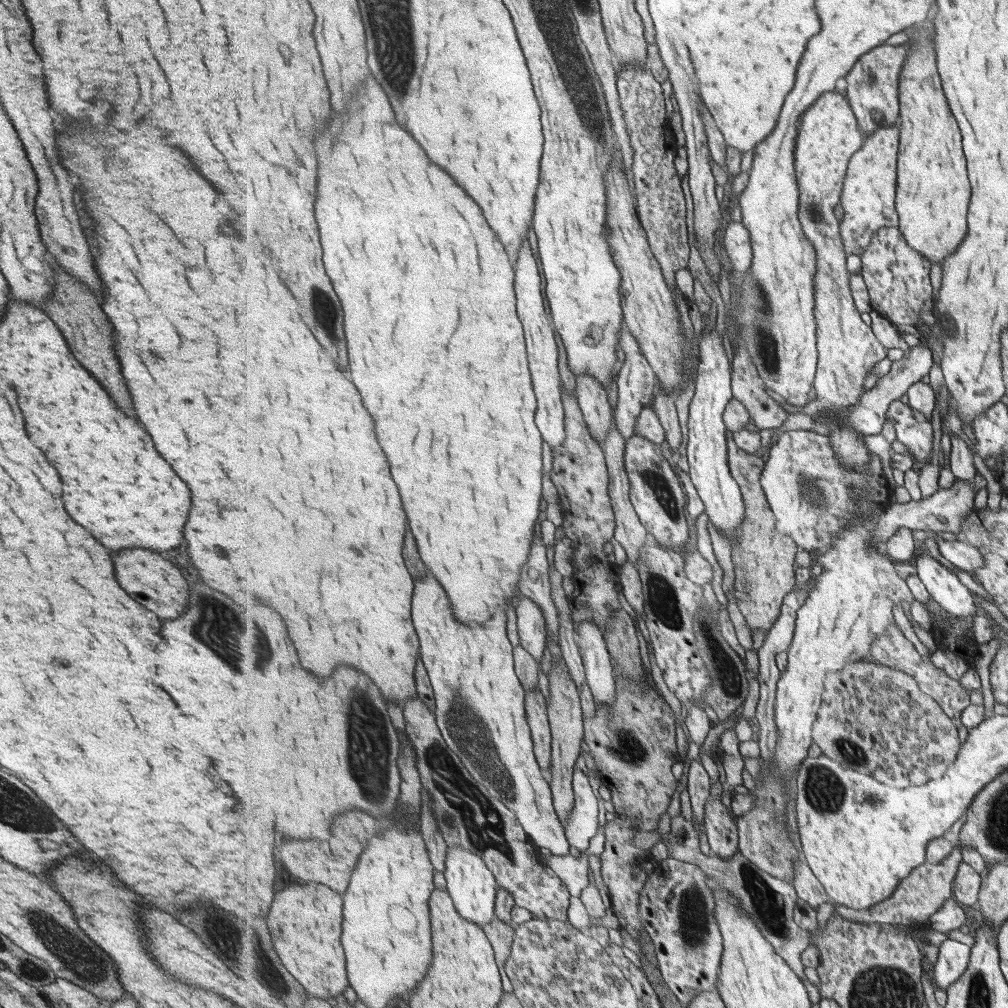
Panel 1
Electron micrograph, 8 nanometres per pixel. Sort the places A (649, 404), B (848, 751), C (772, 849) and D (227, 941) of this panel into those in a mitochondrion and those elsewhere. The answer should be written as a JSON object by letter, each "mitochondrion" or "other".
{"A":"other","B":"mitochondrion","C":"mitochondrion","D":"mitochondrion"}

